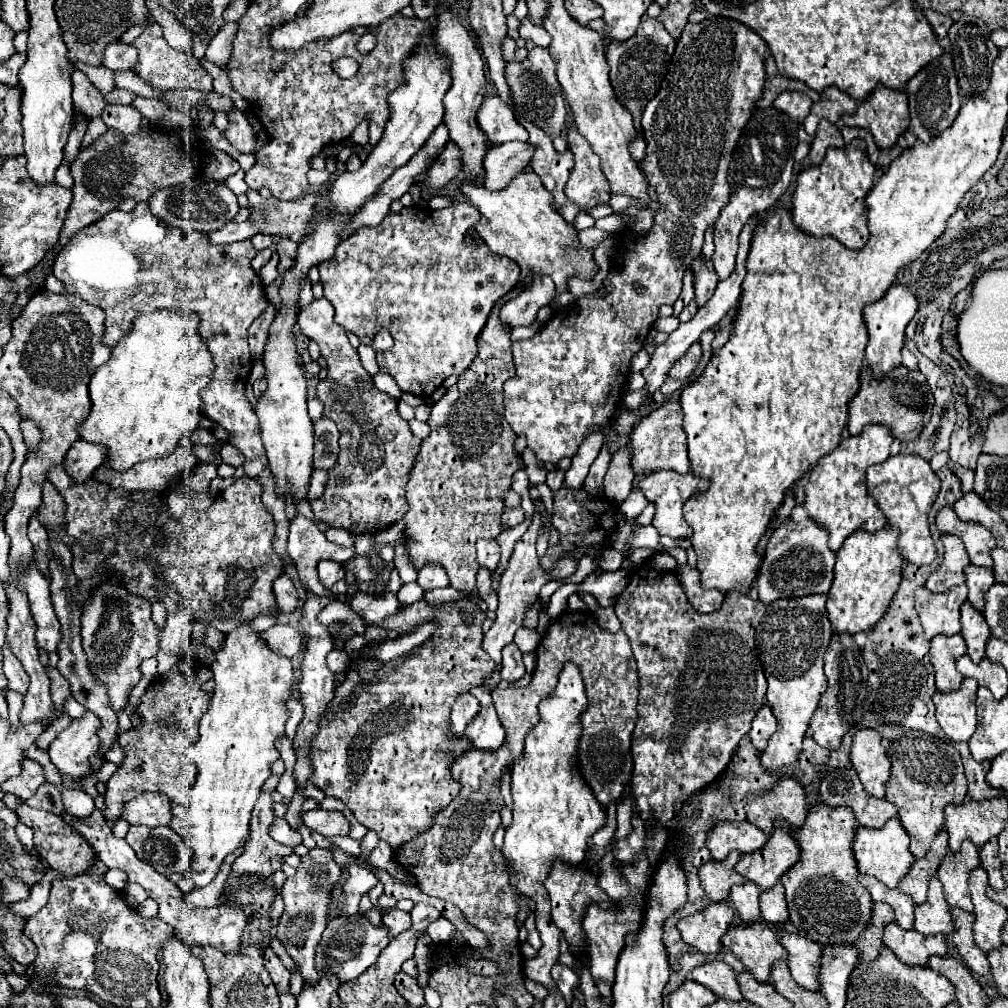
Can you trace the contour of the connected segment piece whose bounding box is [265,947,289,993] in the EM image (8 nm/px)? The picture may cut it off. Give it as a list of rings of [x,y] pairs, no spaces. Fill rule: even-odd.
[[[265,949],[265,967],[277,987],[279,993],[285,993],[289,991],[289,971],[285,969],[285,965],[281,963],[281,959],[273,953],[273,949]]]

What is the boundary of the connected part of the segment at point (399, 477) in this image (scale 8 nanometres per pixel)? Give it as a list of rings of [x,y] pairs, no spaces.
[[[325,297],[315,299],[309,307],[301,309],[299,319],[297,319],[301,333],[305,337],[311,337],[313,341],[319,343],[321,355],[327,361],[327,377],[319,381],[317,385],[317,399],[323,403],[323,415],[333,419],[341,431],[339,437],[339,459],[333,469],[329,469],[329,479],[325,485],[325,493],[321,499],[313,501],[313,513],[317,519],[327,521],[327,525],[343,527],[353,535],[375,535],[379,531],[389,529],[393,523],[403,519],[407,513],[407,497],[405,497],[405,485],[409,481],[409,469],[415,461],[415,455],[419,453],[419,437],[415,437],[409,429],[409,423],[399,417],[397,413],[397,401],[391,399],[389,395],[381,393],[375,385],[371,375],[363,369],[357,349],[351,347],[345,329],[341,329],[333,321],[333,305],[325,301]]]

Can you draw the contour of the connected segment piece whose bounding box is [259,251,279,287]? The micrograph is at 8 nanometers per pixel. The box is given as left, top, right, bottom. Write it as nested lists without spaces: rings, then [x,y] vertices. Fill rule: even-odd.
[[[273,251],[273,257],[269,259],[269,263],[259,271],[259,277],[265,287],[269,287],[277,279],[277,263],[279,263],[279,255]]]

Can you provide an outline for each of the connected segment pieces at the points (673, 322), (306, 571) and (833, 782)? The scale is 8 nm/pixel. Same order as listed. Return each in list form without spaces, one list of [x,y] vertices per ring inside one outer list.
[[[658,317],[653,325],[655,329],[663,332],[673,332],[677,329],[680,320],[678,317]]]
[[[295,513],[289,525],[287,553],[293,557],[299,579],[305,583],[305,587],[315,595],[329,597],[331,591],[327,591],[319,581],[317,563],[321,559],[351,559],[355,555],[355,547],[333,545],[311,519]]]
[[[835,769],[831,771],[819,787],[819,795],[825,805],[841,807],[849,805],[855,813],[855,819],[863,827],[883,827],[889,819],[897,817],[897,807],[887,799],[869,797],[863,791],[863,785],[855,769]]]

